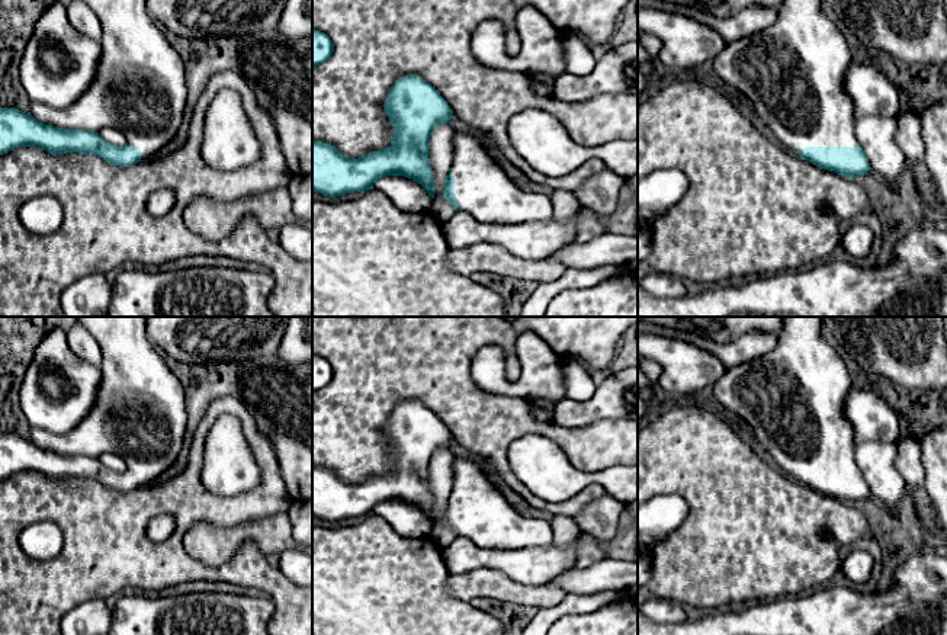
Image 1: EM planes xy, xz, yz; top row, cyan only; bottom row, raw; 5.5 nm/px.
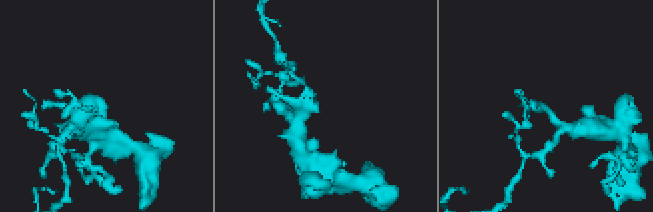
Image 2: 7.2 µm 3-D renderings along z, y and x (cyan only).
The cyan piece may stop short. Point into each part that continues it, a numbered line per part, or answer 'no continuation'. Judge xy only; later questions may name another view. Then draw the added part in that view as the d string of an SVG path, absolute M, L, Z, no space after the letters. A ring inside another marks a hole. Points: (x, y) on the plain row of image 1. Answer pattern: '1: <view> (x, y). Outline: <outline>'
1: xy (140, 413). Outline: M76 317L97 343L102 373L97 397L90 413L70 432L55 434L32 429L31 440L46 450L62 455L99 458L119 455L131 472L141 474L141 487L177 461L189 416L186 392L145 333L147 317Z

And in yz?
1: yz (792, 398). Outline: M783 317L774 349L760 359L728 369L713 385L713 394L718 407L736 414L751 427L757 442L773 456L780 471L802 478L806 472L860 472L855 461L854 430L844 413L844 403L851 387L841 356L824 337L821 318Z

